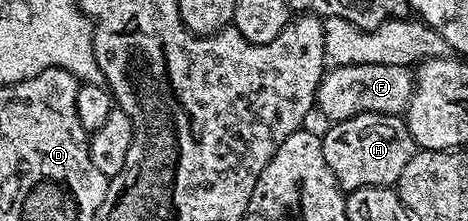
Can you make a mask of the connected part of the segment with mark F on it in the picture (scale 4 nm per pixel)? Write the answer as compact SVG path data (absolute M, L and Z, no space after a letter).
M373 64L331 67L319 83L315 107L331 123L340 123L355 115L402 116L414 92L415 77L410 66Z

